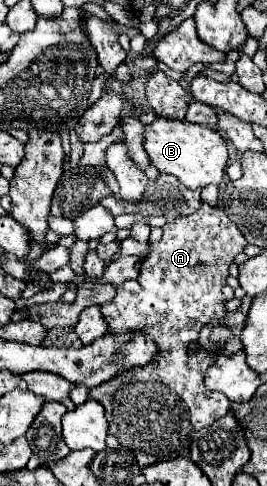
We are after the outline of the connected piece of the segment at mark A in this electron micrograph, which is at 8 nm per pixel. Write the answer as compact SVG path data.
M203 204L195 214L167 222L163 238L151 244L149 256L141 262L139 278L115 286L115 298L101 305L111 334L137 328L163 350L147 368L131 368L89 392L89 398L105 406L109 434L129 448L137 462L146 456L147 464L187 456L193 434L229 412L227 396L211 392L203 384L205 370L215 362L215 356L203 348L195 354L187 354L187 350L189 342L197 342L203 324L227 314L221 290L229 276L229 264L245 246L247 240L227 214L219 206Z

